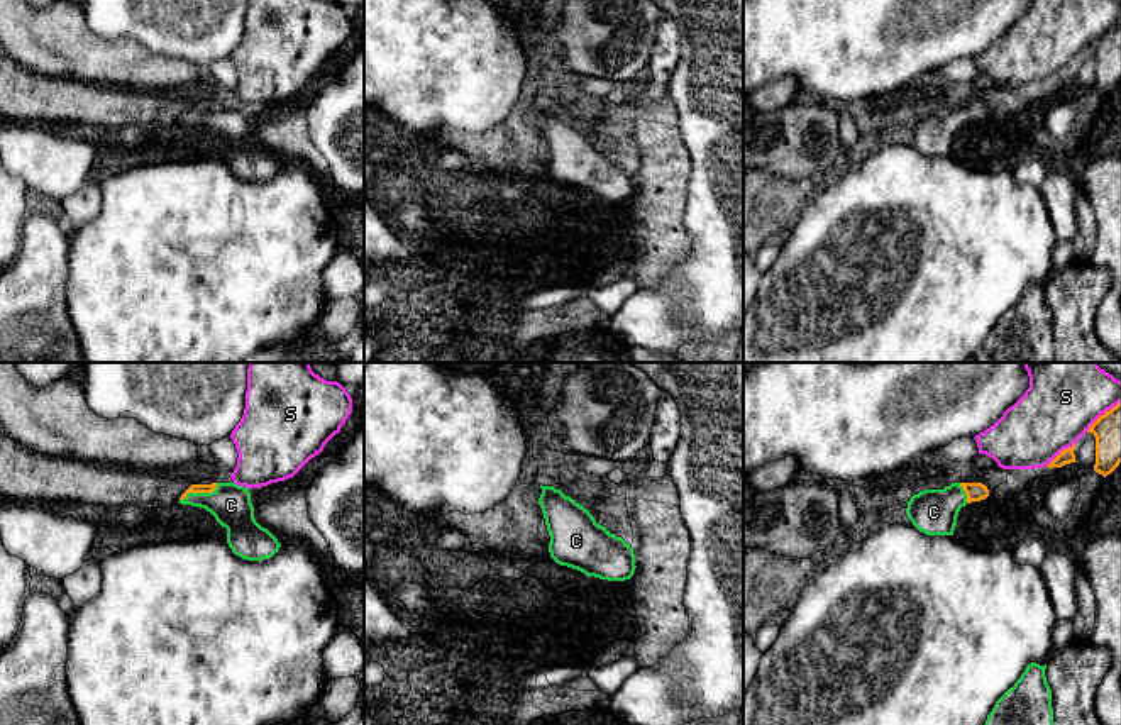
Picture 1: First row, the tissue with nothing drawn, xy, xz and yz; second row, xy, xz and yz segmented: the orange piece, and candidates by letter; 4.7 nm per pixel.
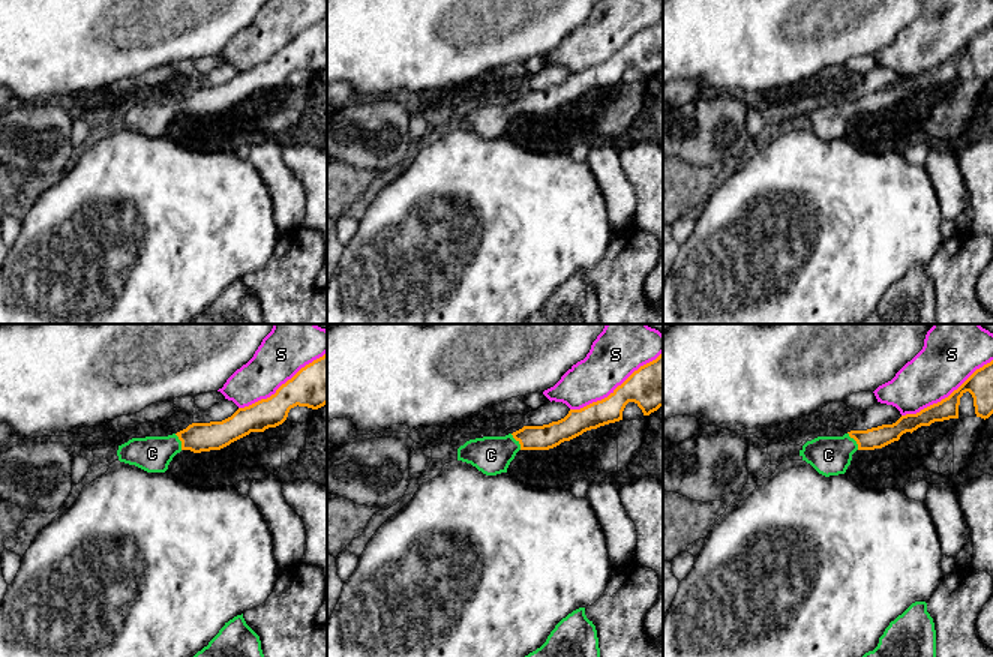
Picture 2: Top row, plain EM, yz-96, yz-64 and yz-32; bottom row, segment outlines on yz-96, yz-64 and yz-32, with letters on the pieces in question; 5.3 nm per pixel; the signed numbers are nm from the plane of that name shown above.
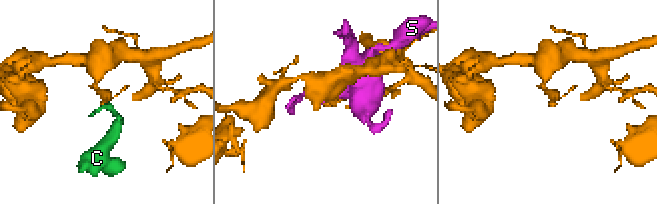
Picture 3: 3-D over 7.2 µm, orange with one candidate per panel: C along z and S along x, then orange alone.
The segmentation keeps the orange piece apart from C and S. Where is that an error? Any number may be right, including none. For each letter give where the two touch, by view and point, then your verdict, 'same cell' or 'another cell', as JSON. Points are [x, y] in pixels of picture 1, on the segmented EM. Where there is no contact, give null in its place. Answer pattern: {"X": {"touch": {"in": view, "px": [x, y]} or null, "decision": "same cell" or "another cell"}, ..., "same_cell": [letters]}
{"C": {"touch": {"in": "xy", "px": [198, 492]}, "decision": "same cell"}, "S": {"touch": {"in": "yz", "px": [1060, 453]}, "decision": "another cell"}, "same_cell": ["C"]}

